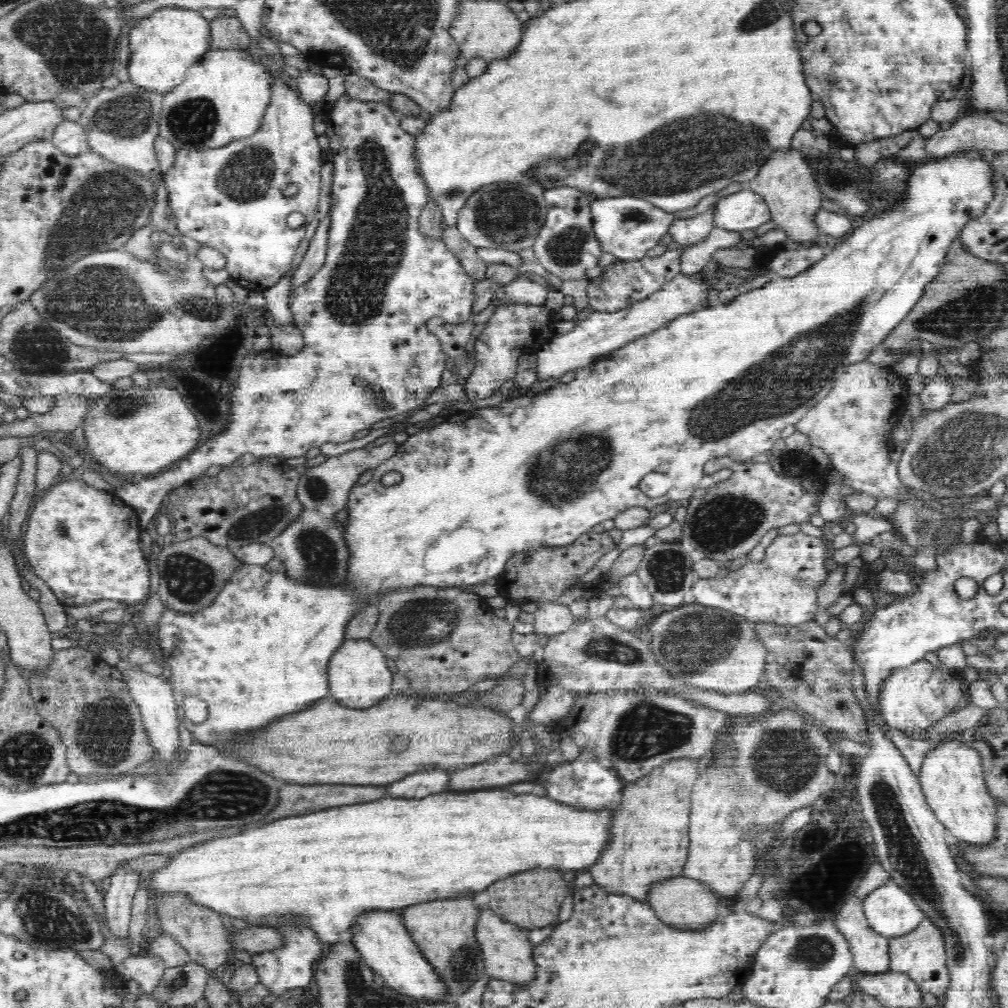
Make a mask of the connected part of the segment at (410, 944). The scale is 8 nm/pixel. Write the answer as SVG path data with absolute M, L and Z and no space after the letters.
M368 910L358 914L354 920L350 940L354 948L362 955L362 960L373 970L382 976L384 984L405 994L418 999L432 999L438 1003L448 997L446 985L438 980L438 973L434 972L432 965L428 964L426 957L418 949L418 945L412 940L410 933L403 925L400 915L390 910Z

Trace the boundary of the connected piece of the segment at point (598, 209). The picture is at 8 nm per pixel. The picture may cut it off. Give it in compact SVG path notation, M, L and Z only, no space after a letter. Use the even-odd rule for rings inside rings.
M638 196L596 198L591 202L590 208L593 234L598 245L602 253L611 254L617 258L617 262L646 257L648 250L660 244L660 239L668 233L674 220L672 213Z

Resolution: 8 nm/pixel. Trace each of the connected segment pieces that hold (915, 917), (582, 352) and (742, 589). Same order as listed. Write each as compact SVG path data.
M893 881L868 894L863 900L863 913L870 928L888 940L906 936L926 918L910 894Z
M712 261L710 266L702 271L702 277L708 277L710 282L703 280L698 273L690 276L678 274L658 292L651 294L645 300L628 306L628 308L614 313L592 312L583 321L578 322L572 332L568 331L564 333L564 336L557 334L552 336L550 342L544 344L542 350L536 352L538 380L555 379L558 381L567 372L585 368L584 366L596 362L604 354L614 352L614 350L618 350L625 344L630 344L630 342L638 340L654 330L660 330L684 314L691 314L699 309L709 307L711 304L708 301L708 296L721 279L719 273L722 274L719 264Z
M797 529L786 530L775 537L765 549L763 561L747 562L722 578L698 578L690 590L699 605L723 608L752 623L764 621L798 626L816 618L816 590L829 574L826 568L826 562L830 558L828 552L830 547L826 546L824 538L805 534Z

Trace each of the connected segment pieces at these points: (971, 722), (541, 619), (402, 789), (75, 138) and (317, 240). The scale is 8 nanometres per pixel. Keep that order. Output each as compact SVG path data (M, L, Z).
M974 703L953 711L948 717L942 718L937 725L930 726L926 730L924 740L943 740L952 733L962 733L968 728L972 728L984 722L987 717L987 709L980 708Z
M542 603L533 614L534 630L544 638L567 631L576 622L568 605L558 603Z
M420 770L418 774L410 774L394 784L388 784L388 794L392 798L424 798L446 790L450 778L450 772L446 770Z
M63 120L50 136L54 146L68 156L90 151L84 127L78 121Z
M329 215L318 224L314 237L310 240L310 246L304 256L304 260L300 263L300 266L296 268L294 276L292 276L292 284L290 284L289 290L303 286L304 283L308 283L312 276L316 275L325 262L327 248L328 248L328 231L330 230Z

